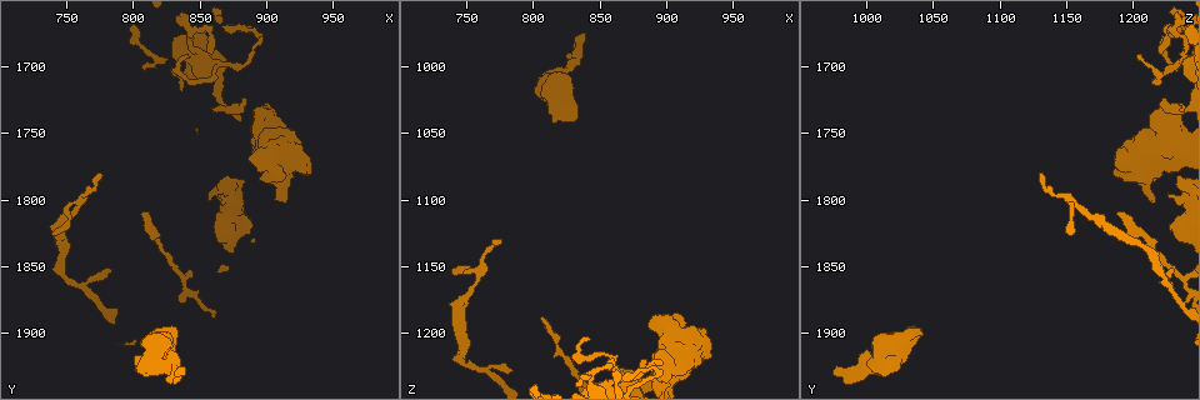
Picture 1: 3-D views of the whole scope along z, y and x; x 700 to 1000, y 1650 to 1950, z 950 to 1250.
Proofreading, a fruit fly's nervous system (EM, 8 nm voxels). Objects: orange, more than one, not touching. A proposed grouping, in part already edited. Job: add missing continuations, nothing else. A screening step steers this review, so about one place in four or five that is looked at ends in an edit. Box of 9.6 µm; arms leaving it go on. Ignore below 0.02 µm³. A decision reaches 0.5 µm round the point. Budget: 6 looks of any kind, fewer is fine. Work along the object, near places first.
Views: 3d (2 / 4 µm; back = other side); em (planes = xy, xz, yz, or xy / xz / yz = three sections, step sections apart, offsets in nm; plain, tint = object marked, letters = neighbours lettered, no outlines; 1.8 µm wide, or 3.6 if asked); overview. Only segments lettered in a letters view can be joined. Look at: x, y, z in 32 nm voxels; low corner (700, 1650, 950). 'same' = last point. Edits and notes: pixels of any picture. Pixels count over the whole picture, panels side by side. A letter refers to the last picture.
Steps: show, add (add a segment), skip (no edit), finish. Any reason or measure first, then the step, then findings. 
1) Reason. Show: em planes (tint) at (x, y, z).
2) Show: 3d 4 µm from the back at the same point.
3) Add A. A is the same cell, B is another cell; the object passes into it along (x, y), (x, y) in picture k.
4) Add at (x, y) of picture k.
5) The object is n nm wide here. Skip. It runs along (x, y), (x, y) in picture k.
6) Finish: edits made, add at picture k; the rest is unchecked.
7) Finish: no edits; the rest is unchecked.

Thick end. Show: em xy step 4 (tint) at (816, 1900, 1042).

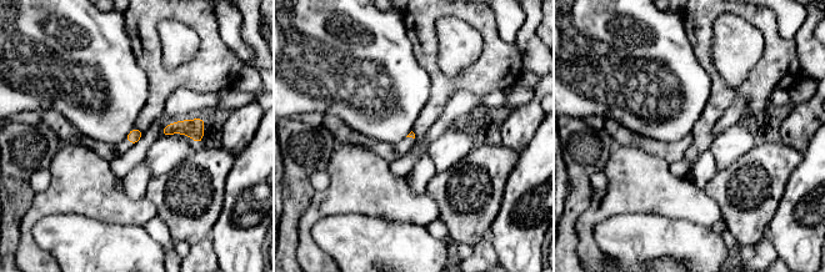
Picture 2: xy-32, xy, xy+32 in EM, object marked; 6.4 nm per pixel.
Show: em yz step 4 (letters) at the same point.

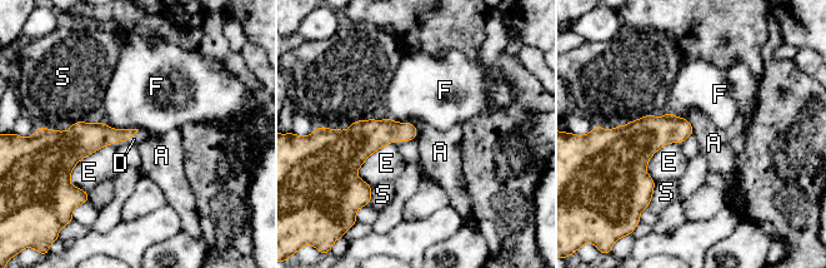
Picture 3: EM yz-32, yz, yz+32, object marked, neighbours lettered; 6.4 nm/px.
Add D. D is the same cell, A, E, F and S are other cells; the object passes into it along (94, 137), (133, 134), (138, 138) in picture 3; it goes on there.

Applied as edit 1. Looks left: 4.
Tapers out. Show: em xz step 16 (letters) at (740, 1826, 1154).

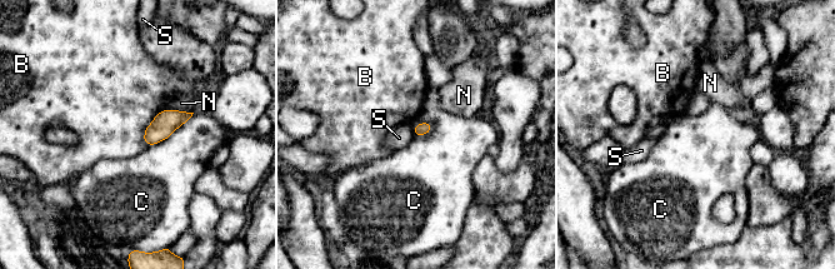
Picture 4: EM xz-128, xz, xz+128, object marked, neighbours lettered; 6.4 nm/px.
Show: em planes (letters) at the same point.

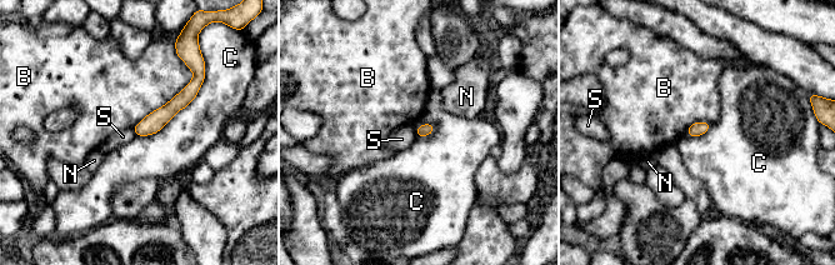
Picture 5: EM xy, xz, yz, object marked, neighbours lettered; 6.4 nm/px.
Skip. B, C, N and S are other cells; a border runs along (204, 78), (158, 131), (135, 135) in picture 5; none of them fits.

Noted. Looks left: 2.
Thin end. Show: em planes (letters) at (784, 1850, 1226).

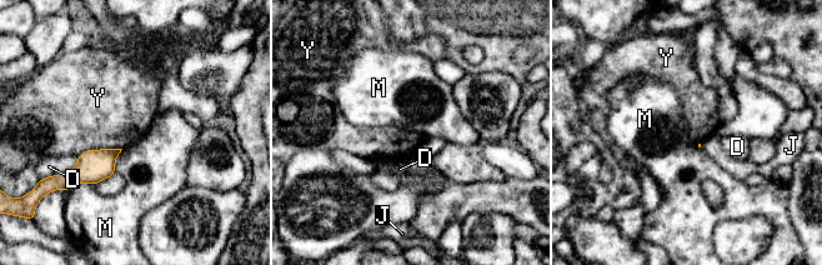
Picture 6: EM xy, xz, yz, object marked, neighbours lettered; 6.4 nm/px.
Skip. D, J, M and Y are other cells; none of them fits.

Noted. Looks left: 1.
Finish: edits made, add at picture 3; the rest is unchecked.

